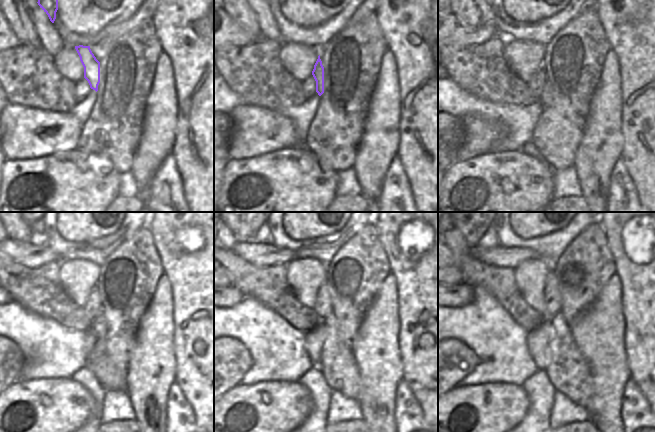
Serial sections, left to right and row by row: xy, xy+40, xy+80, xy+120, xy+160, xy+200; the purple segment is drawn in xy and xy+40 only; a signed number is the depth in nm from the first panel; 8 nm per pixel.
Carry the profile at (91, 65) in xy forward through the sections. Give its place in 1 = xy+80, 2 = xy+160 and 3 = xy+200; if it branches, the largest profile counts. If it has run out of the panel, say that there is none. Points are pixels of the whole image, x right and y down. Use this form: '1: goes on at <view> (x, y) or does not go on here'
1: goes on at xy+80 (546, 95)
2: goes on at xy+160 (338, 365)
3: goes on at xy+200 (568, 371)

